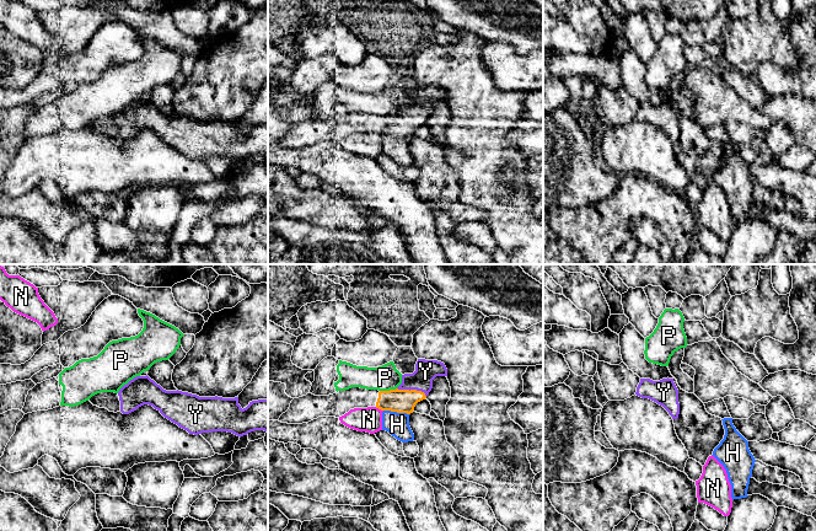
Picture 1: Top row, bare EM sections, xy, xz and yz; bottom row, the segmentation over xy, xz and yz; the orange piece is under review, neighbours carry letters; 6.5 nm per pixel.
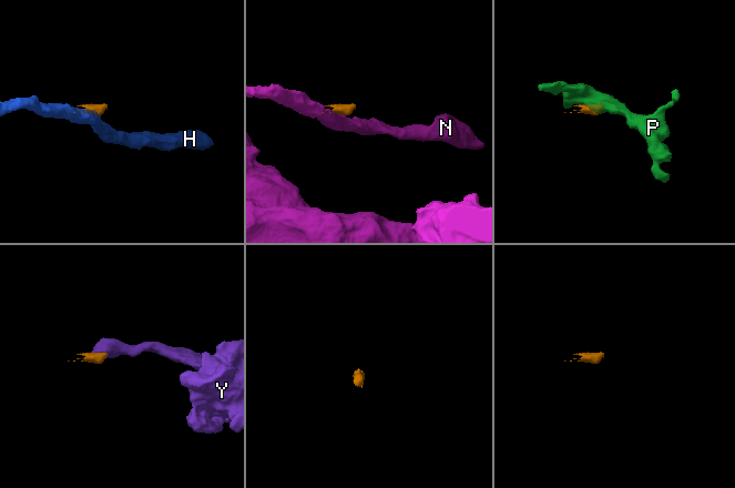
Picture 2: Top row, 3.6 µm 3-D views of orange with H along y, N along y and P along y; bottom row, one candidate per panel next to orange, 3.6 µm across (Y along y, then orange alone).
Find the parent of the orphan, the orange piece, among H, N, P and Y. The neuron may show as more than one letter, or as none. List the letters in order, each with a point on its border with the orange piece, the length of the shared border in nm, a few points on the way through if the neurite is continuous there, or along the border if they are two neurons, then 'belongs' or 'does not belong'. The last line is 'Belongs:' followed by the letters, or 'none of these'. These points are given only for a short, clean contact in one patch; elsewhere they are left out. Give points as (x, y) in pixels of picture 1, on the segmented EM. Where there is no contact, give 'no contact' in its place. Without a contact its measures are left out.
H: meets orange in xz at (396, 411); contact 170 nm long; border along xz (384, 409), (408, 414); does not belong
N: meets orange in xz at (379, 408); contact 60 nm long; border along xz (375, 407), (382, 411); does not belong
P: meets orange in xz at (387, 391); contact 110 nm long; border along xz (396, 387), (388, 391), (380, 391); does not belong
Y: meets orange in xz at (412, 390); contact 200 nm long; runs through xz (402, 401), (412, 390), (420, 381), (425, 371); belongs
Belongs: Y

